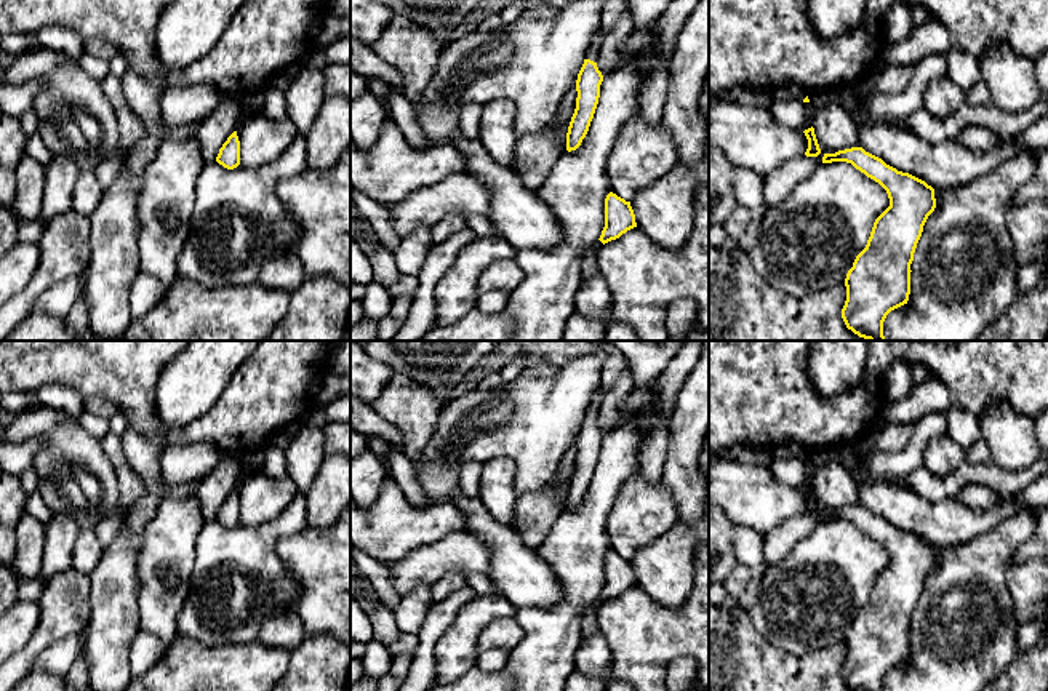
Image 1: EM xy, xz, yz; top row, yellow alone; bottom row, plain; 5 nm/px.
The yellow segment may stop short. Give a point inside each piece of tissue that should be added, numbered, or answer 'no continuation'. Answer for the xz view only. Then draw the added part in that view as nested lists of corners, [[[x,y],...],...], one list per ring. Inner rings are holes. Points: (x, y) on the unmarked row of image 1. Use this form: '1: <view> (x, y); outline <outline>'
1: xz (592, 411); outline [[[600,389],[597,390],[597,393],[594,395],[590,406],[587,408],[586,417],[590,417],[594,421],[597,421],[598,411],[600,411],[600,405],[602,405],[602,393]]]

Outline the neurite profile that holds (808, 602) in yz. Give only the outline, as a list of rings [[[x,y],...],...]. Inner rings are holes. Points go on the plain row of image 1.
[[[822,521],[794,545],[781,565],[762,568],[758,600],[747,614],[760,635],[789,654],[805,656],[843,643],[875,577],[888,565],[886,549],[851,521]]]

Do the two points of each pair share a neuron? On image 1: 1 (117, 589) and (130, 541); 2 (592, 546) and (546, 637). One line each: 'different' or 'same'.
1: same
2: same

